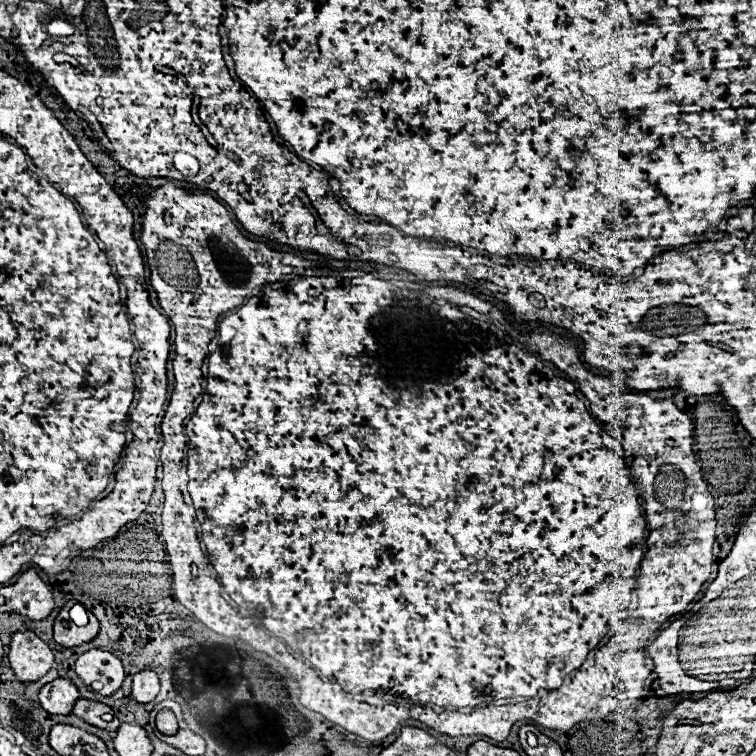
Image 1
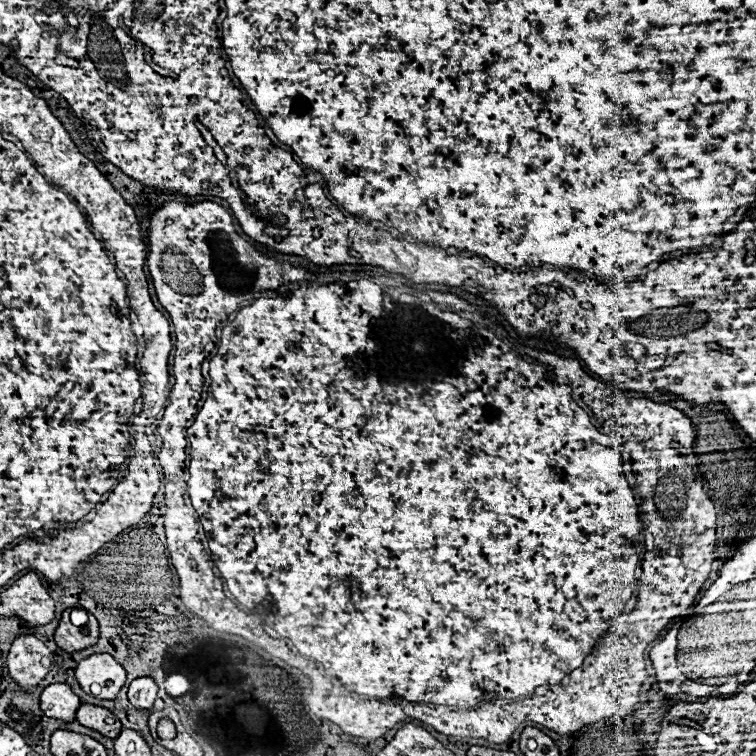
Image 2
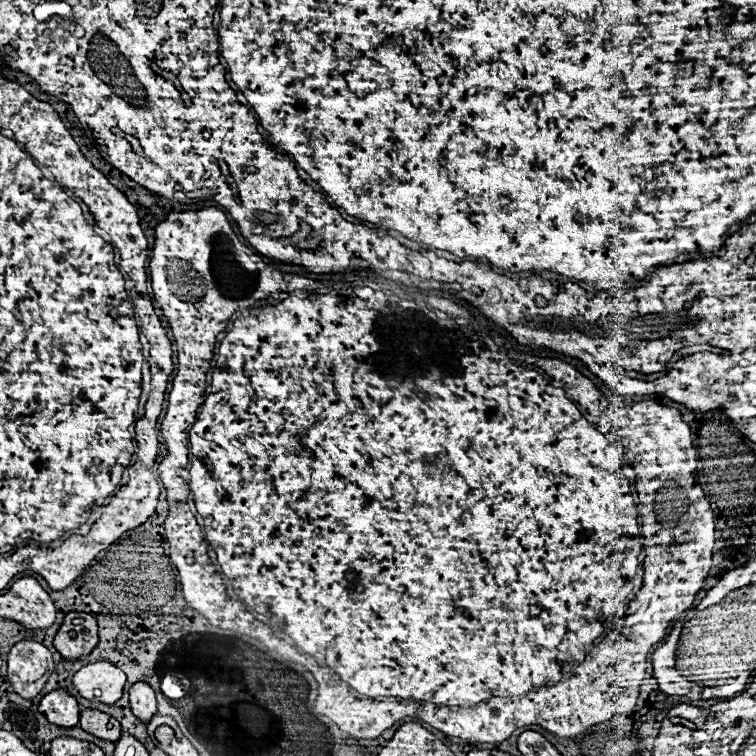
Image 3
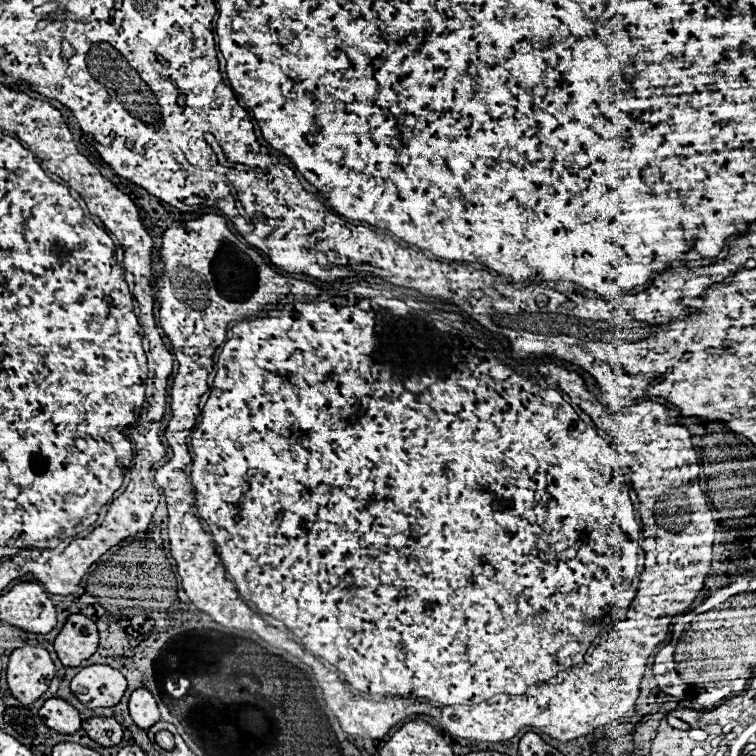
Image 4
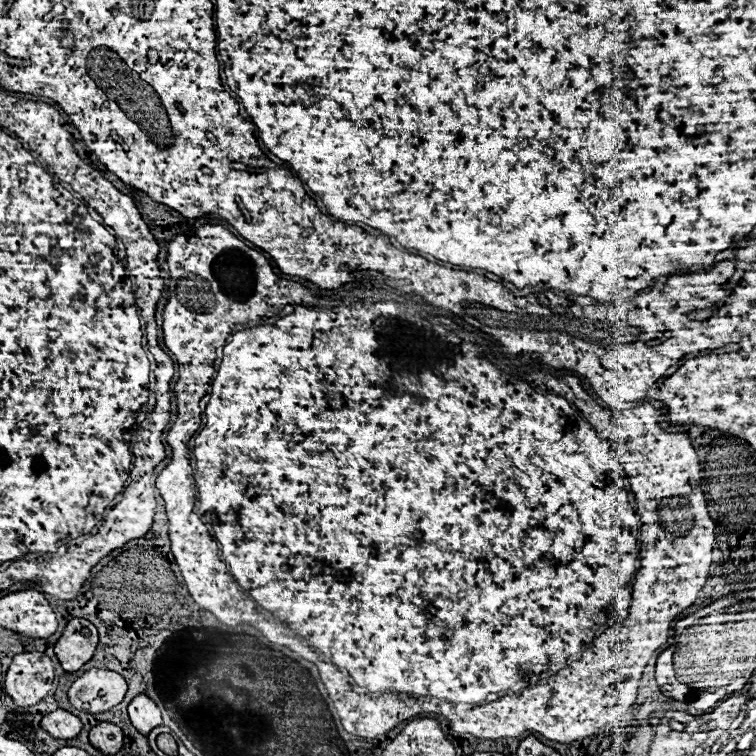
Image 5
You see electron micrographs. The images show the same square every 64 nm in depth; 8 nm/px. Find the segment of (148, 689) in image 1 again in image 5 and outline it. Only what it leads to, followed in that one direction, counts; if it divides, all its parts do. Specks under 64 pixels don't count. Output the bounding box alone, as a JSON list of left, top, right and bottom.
[128,694,162,736]

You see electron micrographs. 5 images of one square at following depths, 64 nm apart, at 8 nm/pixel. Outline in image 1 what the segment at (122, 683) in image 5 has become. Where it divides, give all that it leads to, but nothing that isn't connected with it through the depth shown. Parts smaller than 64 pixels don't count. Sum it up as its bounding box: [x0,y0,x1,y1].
[76,650,124,696]

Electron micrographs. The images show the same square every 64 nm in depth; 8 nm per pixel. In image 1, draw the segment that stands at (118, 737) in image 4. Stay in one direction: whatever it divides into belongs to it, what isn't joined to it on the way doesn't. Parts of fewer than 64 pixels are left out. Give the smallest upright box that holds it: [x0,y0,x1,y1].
[72,700,120,732]

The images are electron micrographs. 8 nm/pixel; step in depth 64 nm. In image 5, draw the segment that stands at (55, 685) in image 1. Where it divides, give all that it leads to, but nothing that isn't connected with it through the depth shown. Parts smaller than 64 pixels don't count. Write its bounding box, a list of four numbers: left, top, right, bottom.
[40,710,82,740]

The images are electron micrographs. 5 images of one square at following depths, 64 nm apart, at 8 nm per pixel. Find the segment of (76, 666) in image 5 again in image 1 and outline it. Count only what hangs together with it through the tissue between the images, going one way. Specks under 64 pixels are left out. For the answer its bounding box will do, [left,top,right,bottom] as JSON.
[54,602,98,648]

